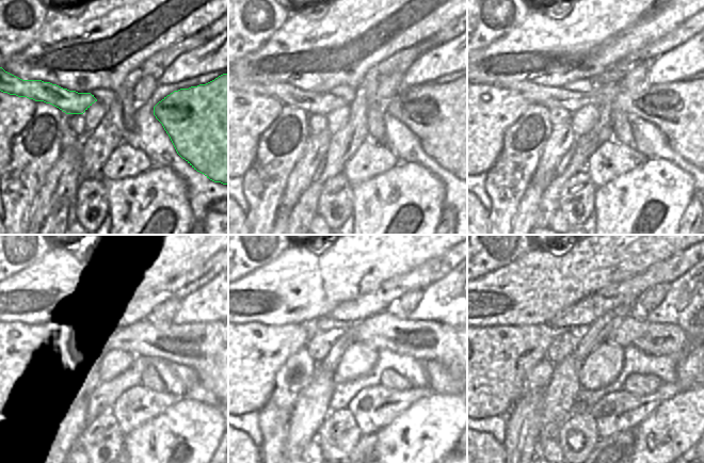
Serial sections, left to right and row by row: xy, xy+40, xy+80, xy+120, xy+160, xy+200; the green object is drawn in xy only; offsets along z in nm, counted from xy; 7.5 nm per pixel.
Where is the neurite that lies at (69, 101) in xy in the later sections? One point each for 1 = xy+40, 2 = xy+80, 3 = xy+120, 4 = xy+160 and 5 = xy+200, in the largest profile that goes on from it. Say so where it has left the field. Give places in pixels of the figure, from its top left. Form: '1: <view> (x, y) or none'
1: xy+40 (312, 102)
2: xy+80 (550, 97)
3: xy+120 (206, 348)
4: xy+160 (426, 340)
5: xy+200 (653, 338)

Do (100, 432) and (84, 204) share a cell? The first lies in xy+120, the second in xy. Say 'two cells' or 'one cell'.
one cell

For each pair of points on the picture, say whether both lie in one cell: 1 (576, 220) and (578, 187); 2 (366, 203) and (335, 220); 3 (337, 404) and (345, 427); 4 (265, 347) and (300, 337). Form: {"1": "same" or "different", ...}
{"1": "same", "2": "different", "3": "different", "4": "same"}

